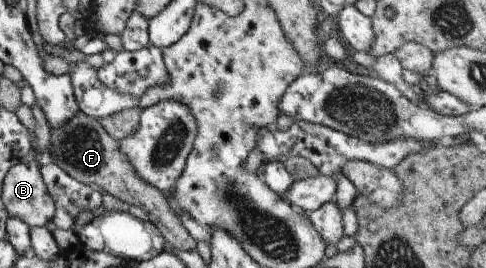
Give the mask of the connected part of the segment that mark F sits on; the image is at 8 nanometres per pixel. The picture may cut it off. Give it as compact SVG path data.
M81 111L62 127L51 129L50 141L49 155L53 158L54 163L69 176L86 185L95 184L97 188L103 188L115 198L145 210L149 221L163 233L167 244L173 246L177 251L196 250L196 240L172 211L166 196L158 188L147 184L137 176L127 157L120 151L118 141L105 132L103 125L97 119L91 118Z

